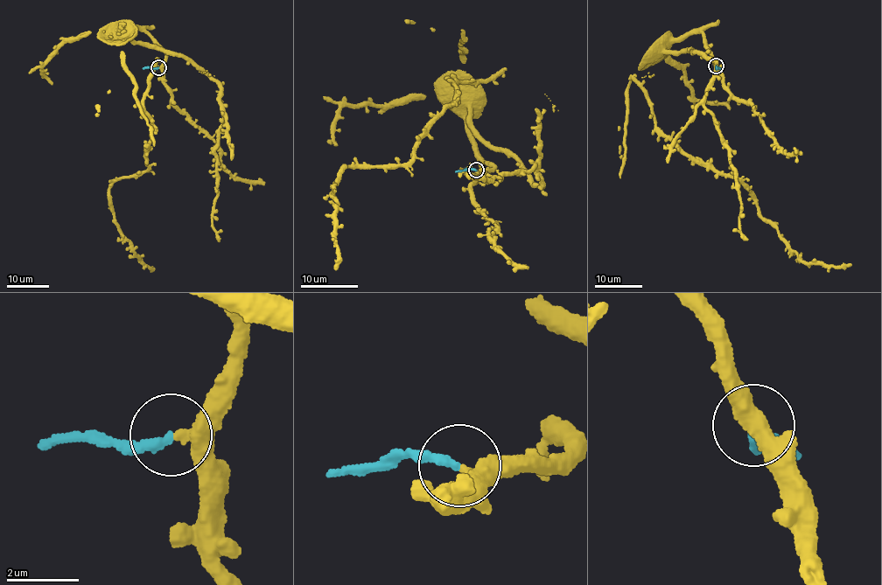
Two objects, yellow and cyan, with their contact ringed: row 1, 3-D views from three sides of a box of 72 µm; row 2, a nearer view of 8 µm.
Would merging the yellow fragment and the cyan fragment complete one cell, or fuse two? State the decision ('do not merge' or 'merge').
do not merge

